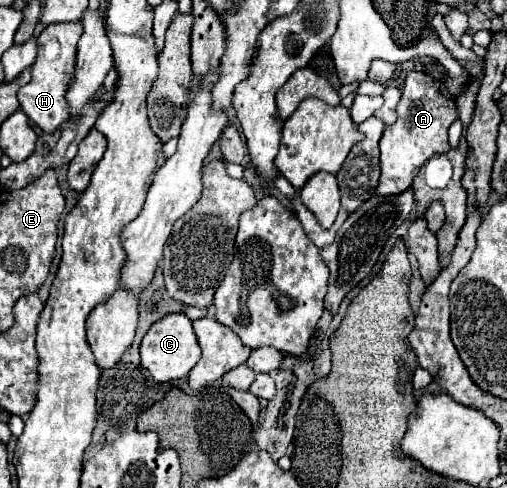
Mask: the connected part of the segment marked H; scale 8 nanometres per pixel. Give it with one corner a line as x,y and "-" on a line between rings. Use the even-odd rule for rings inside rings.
81,22
47,26
37,38
39,54
33,64
33,72
31,72
33,78
17,92
21,110
29,116
29,120
33,120
47,134
53,134
69,118
65,94
71,84
71,76
75,74
75,52
77,52
77,40
81,38
81,32
83,32

